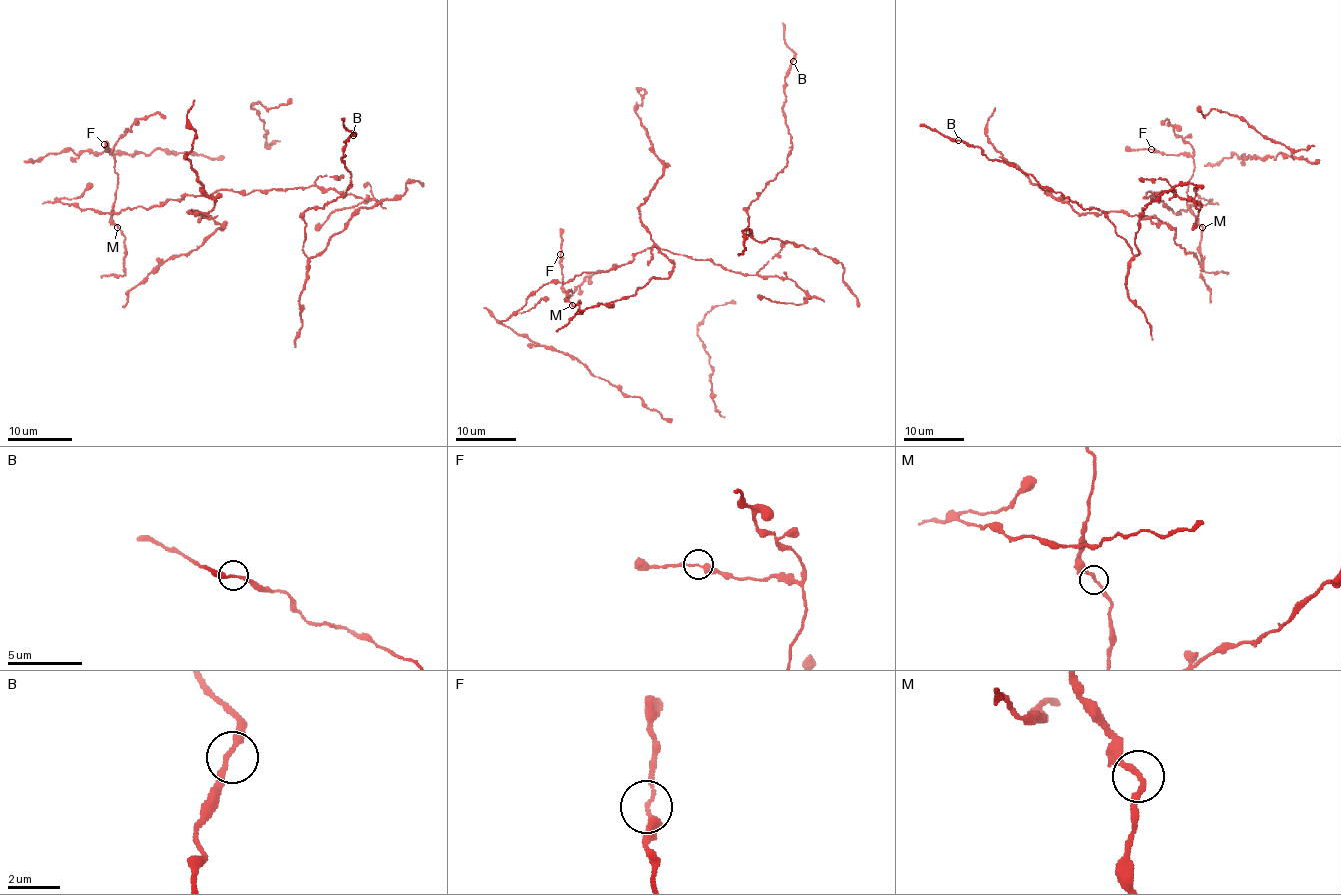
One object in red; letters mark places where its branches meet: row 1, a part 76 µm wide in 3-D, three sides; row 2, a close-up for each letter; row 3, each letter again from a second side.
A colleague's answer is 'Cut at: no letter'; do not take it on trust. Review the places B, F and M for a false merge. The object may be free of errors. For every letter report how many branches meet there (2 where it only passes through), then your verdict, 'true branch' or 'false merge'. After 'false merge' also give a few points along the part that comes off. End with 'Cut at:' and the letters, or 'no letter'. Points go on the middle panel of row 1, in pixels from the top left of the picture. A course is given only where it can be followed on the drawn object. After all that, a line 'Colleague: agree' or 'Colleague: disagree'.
B: 2 | true branch
F: 2 | true branch
M: 2 | true branch
Cut at: no letter
Colleague: agree

